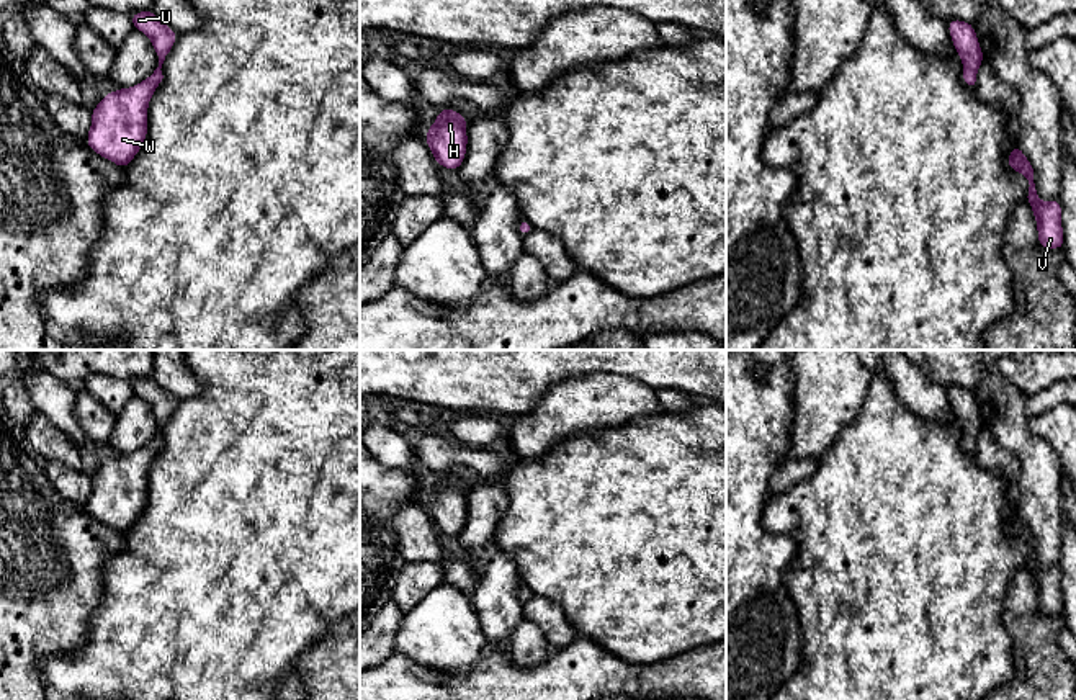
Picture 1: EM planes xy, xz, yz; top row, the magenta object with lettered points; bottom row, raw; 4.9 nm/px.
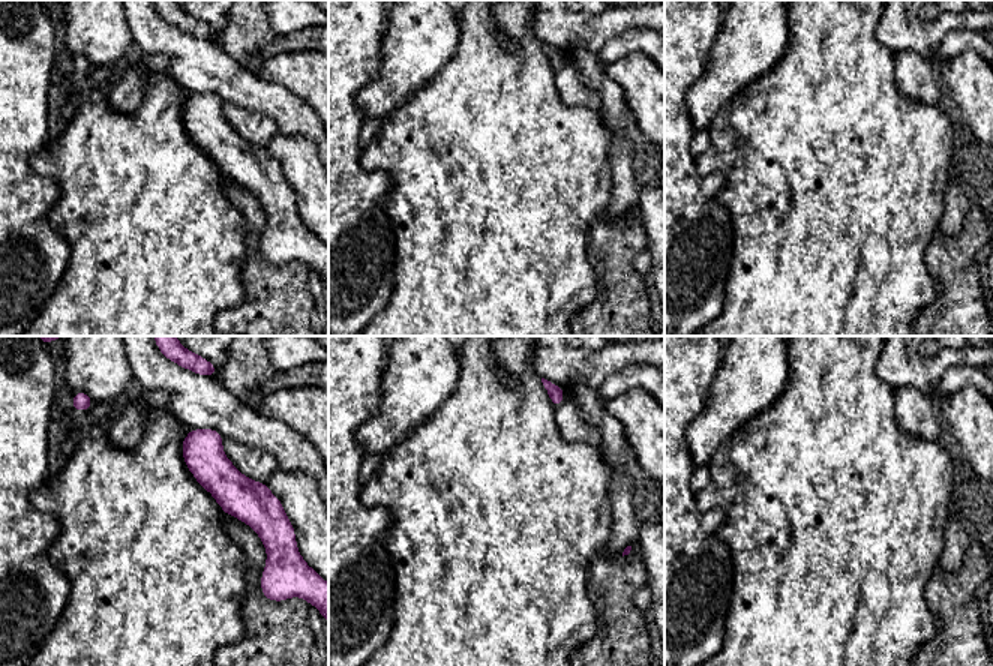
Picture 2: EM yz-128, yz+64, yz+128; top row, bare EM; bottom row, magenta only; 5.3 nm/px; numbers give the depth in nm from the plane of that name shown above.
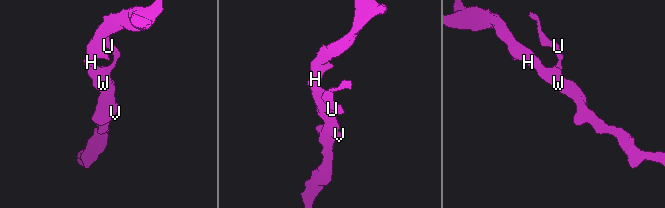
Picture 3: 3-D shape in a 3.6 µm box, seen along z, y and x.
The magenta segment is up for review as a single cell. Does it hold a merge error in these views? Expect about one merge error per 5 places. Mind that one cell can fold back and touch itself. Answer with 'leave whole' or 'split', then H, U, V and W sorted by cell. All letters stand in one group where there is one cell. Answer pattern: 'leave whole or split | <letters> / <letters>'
leave whole | H U V W

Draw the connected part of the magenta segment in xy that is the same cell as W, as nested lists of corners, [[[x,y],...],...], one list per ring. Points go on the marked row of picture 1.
[[[152,10],[131,15],[134,29],[142,31],[159,57],[154,74],[131,88],[118,88],[105,95],[92,110],[92,128],[87,144],[103,159],[126,168],[147,137],[147,106],[160,85],[162,64],[177,41],[177,33],[162,23]]]

